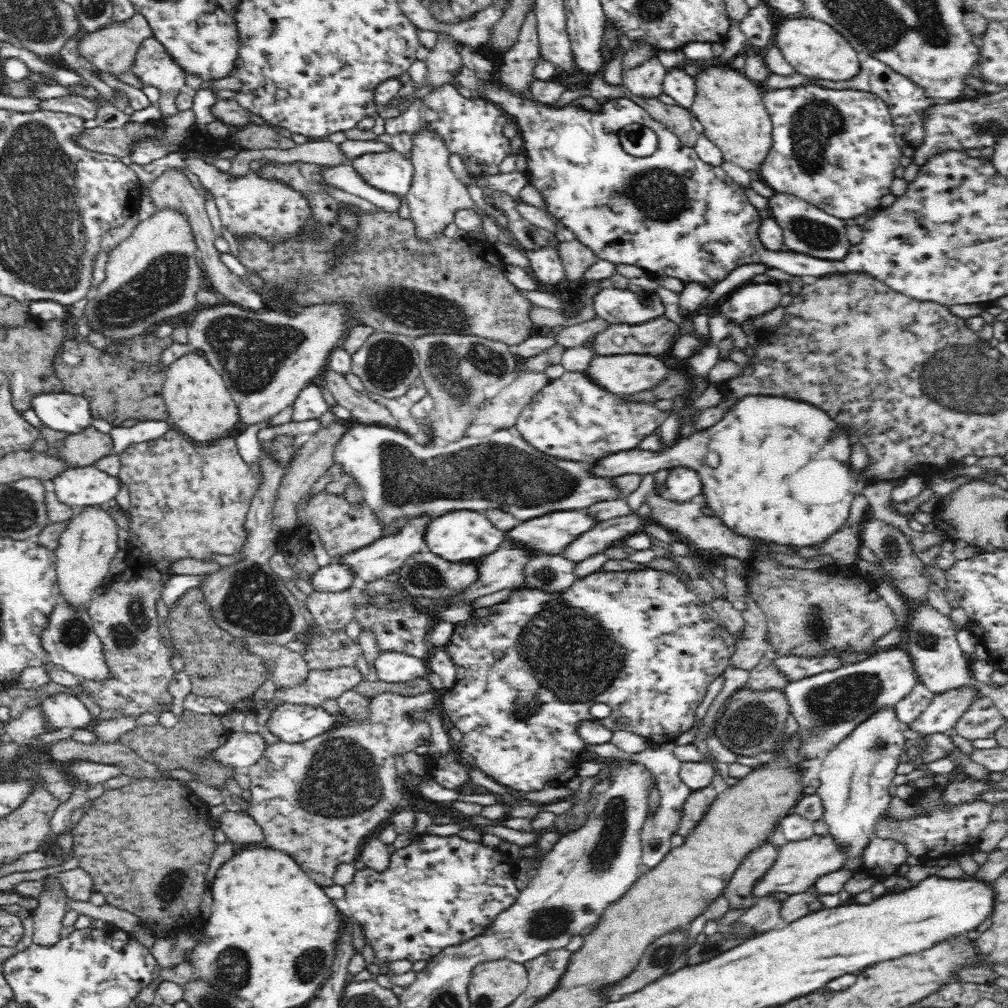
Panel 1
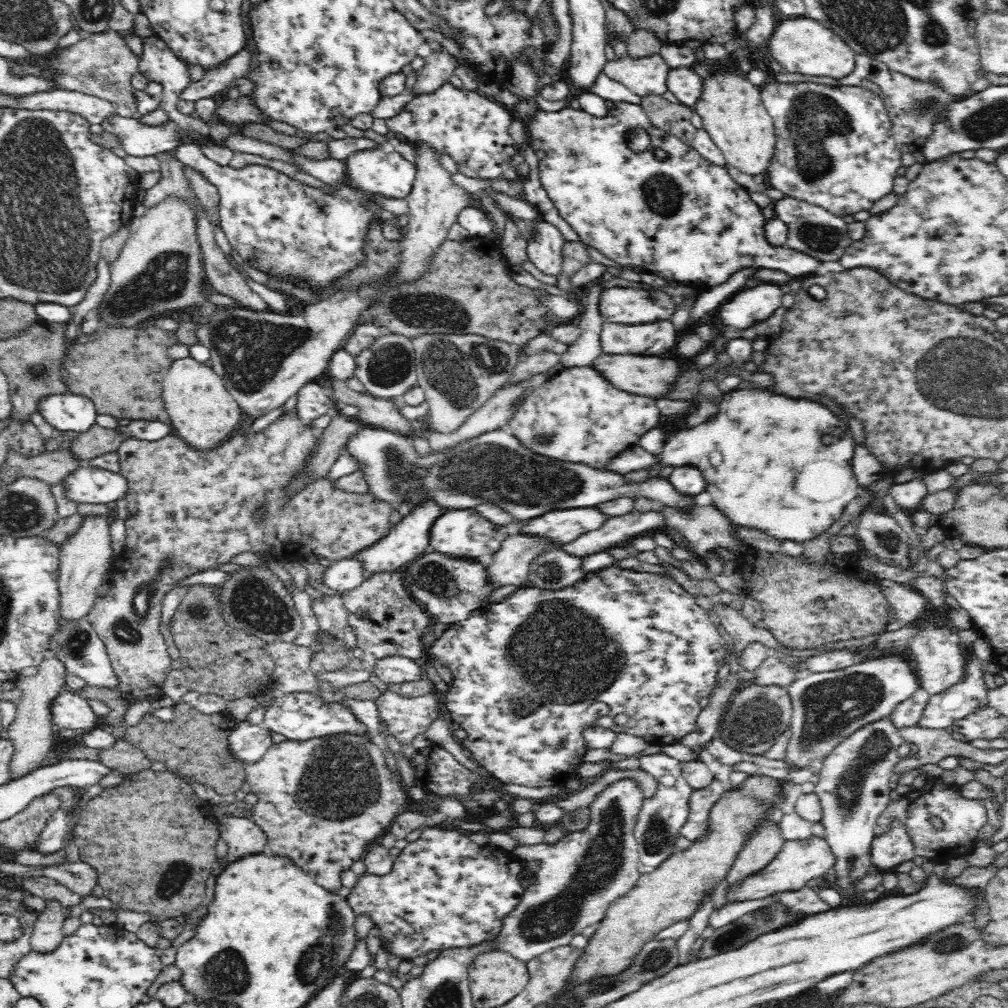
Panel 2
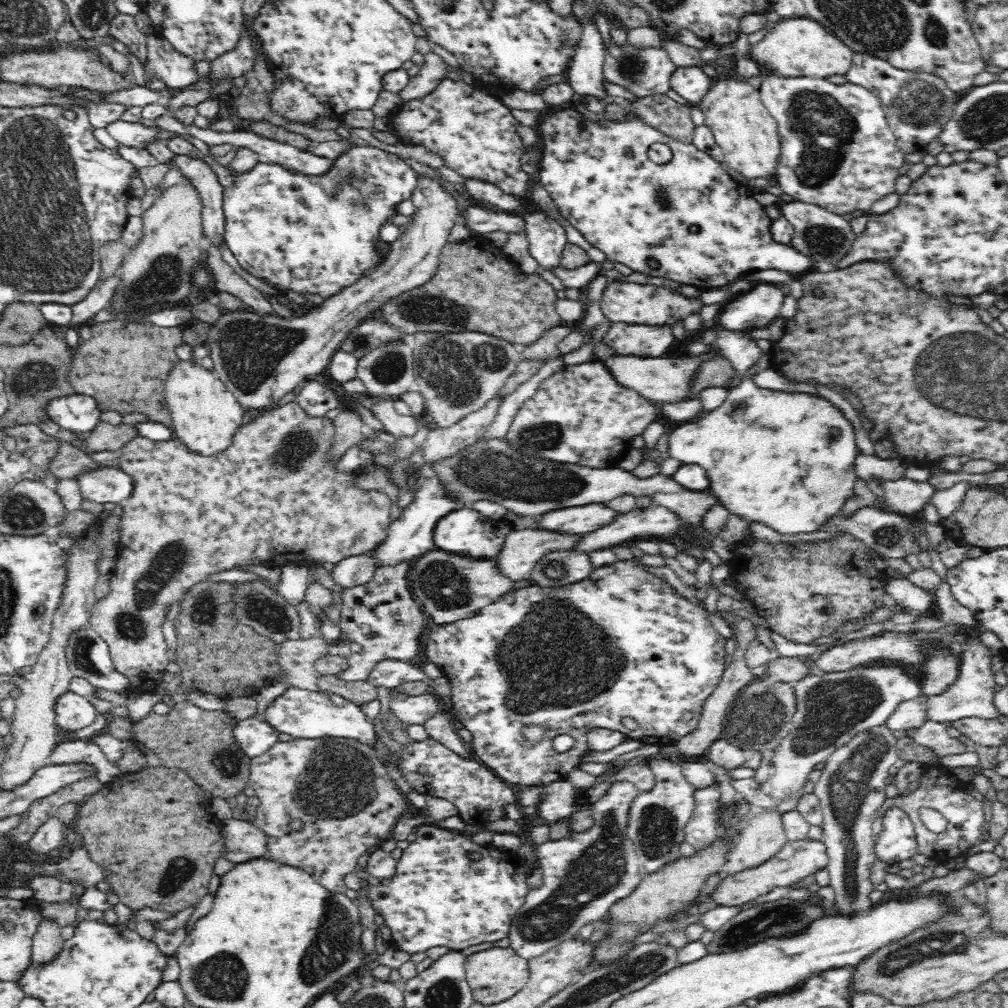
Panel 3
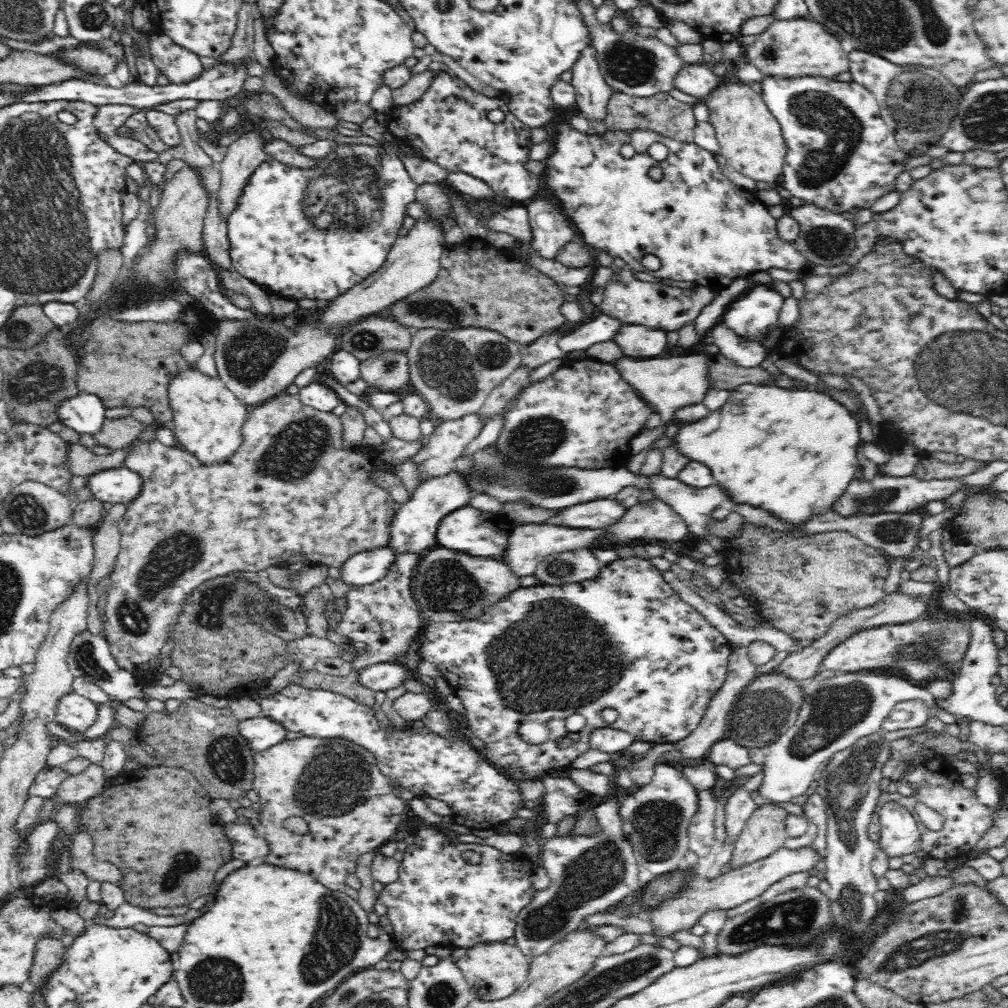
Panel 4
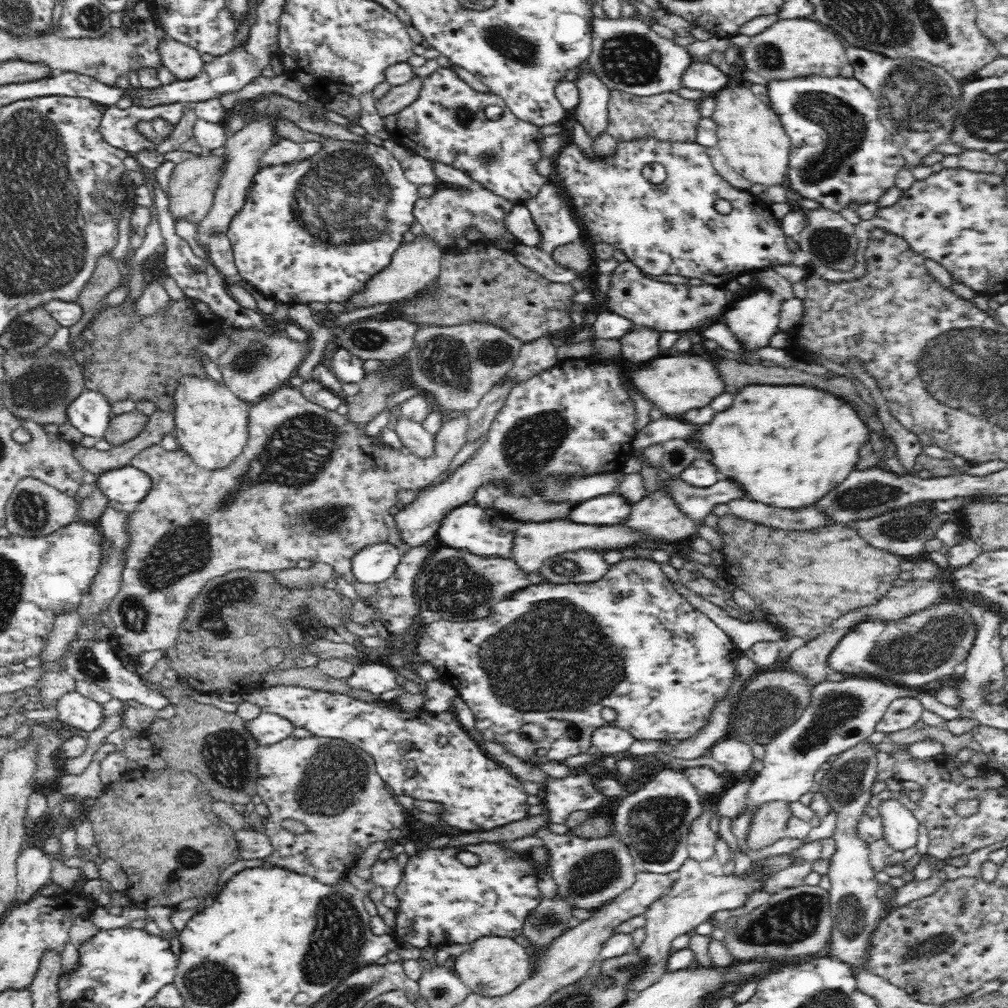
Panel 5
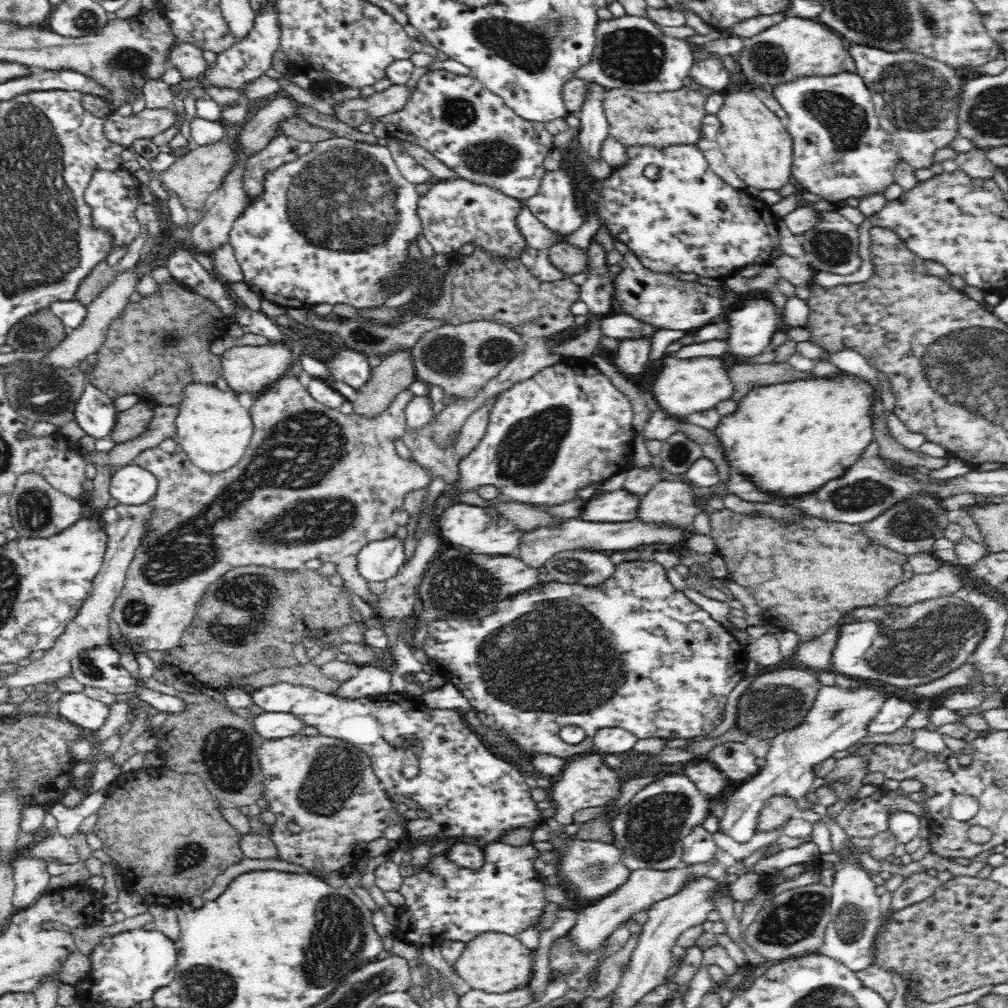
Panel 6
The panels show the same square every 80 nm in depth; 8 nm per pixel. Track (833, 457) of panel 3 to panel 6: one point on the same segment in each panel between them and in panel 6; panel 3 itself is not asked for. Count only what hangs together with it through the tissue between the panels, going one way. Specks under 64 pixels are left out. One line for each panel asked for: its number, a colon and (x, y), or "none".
4: (792, 451)
5: (788, 445)
6: (791, 437)

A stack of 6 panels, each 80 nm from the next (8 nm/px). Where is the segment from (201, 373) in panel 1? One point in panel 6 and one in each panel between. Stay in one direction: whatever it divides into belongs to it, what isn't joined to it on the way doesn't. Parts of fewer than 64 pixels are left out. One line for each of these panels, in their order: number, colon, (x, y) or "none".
2: (203, 414)
3: (205, 417)
4: (208, 420)
5: (211, 424)
6: (213, 429)

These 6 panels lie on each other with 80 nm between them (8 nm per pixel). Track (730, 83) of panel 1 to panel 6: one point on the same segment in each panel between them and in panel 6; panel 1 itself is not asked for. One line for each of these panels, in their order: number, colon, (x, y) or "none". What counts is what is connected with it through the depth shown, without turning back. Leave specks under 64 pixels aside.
2: (731, 109)
3: (749, 137)
4: (750, 138)
5: (751, 136)
6: (756, 144)

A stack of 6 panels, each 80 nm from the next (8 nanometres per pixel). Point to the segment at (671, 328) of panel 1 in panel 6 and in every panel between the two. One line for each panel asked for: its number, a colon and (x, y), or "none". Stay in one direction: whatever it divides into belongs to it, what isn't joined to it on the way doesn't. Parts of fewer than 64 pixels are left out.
2: (655, 339)
3: (643, 341)
4: (636, 342)
5: (638, 346)
6: (630, 358)

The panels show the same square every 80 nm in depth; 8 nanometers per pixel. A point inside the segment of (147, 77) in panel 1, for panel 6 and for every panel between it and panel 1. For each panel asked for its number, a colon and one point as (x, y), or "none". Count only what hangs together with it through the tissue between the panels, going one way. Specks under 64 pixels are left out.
2: (159, 63)
3: (164, 61)
4: (180, 65)
5: (184, 62)
6: (187, 58)

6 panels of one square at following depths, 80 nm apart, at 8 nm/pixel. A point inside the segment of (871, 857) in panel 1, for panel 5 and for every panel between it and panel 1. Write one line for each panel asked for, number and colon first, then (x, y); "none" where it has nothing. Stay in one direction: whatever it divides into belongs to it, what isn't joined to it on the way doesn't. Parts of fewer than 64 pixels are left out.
2: (894, 846)
3: (897, 841)
4: (899, 835)
5: (900, 827)

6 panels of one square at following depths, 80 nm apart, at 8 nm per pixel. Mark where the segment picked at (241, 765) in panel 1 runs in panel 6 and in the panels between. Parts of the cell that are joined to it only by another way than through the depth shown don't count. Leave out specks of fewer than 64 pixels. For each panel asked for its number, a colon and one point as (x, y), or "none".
2: (249, 742)
3: (256, 736)
4: (263, 731)
5: (268, 728)
6: (270, 725)

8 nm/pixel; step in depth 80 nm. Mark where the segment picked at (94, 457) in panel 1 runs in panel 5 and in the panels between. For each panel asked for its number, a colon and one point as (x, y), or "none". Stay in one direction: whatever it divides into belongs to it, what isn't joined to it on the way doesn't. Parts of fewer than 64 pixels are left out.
2: (97, 441)
3: (106, 436)
4: (115, 434)
5: (122, 428)

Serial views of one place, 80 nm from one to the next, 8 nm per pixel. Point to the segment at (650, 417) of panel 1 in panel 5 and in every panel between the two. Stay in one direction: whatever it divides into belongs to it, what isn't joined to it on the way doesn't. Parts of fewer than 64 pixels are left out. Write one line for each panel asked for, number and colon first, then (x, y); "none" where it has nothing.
2: (577, 415)
3: (581, 414)
4: (585, 415)
5: (573, 420)

